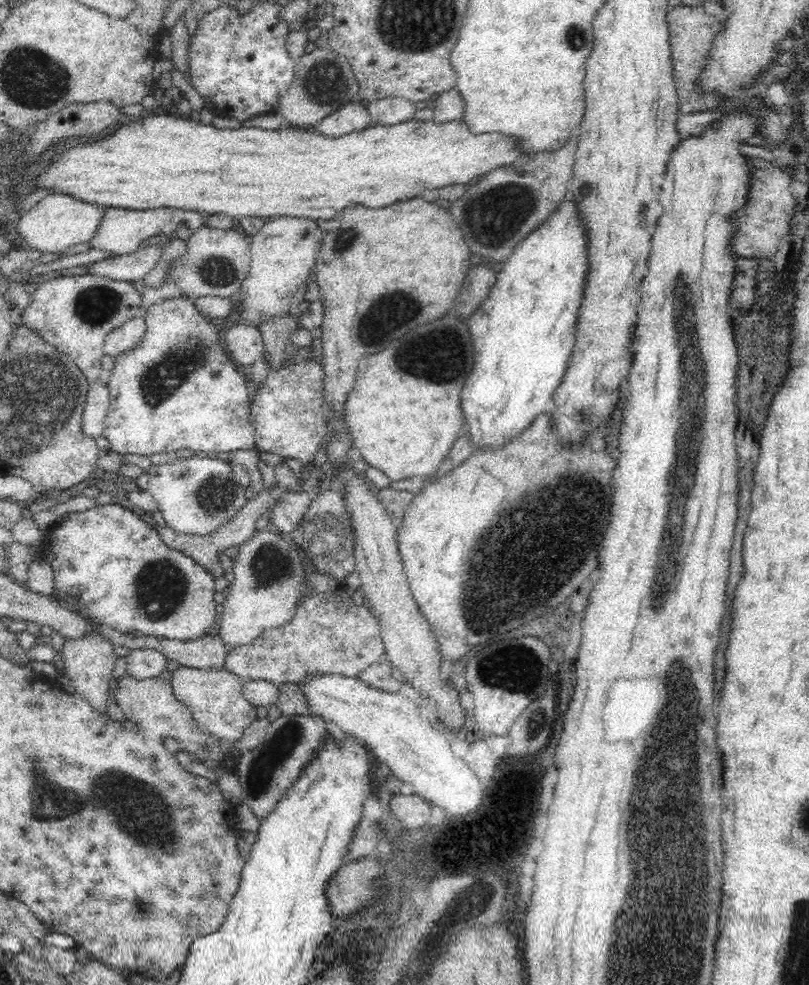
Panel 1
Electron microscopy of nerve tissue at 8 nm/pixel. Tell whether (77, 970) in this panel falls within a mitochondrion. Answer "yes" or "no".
no

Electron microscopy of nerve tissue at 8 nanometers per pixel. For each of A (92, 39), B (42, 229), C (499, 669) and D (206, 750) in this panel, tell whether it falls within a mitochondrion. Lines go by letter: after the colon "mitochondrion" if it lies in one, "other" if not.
A: other
B: other
C: mitochondrion
D: mitochondrion

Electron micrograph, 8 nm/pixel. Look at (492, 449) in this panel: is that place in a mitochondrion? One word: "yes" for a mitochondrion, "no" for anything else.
no

